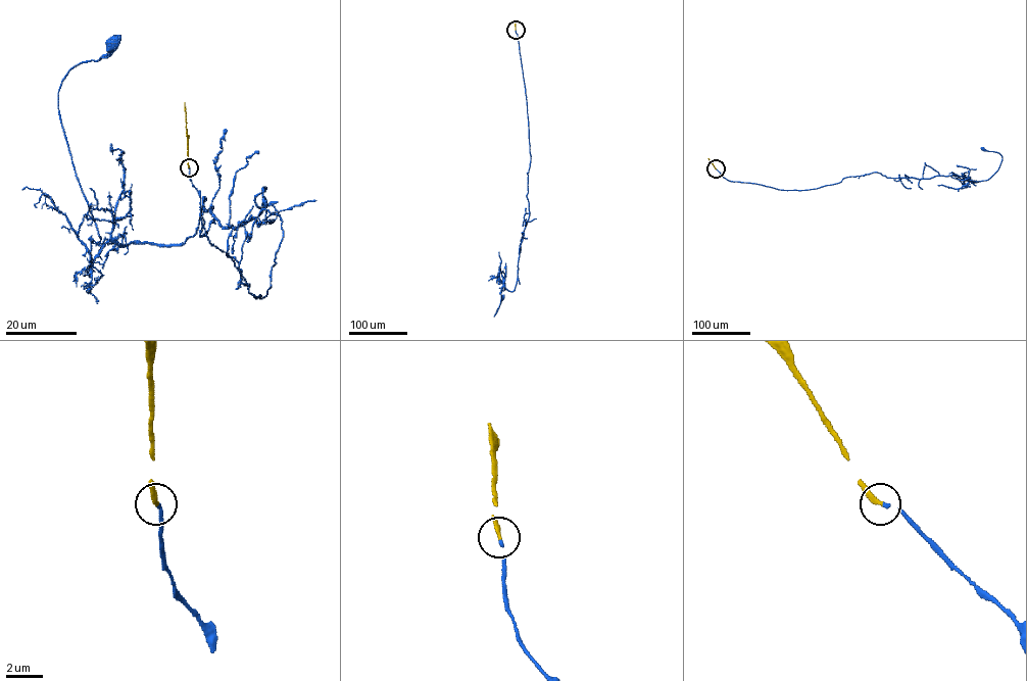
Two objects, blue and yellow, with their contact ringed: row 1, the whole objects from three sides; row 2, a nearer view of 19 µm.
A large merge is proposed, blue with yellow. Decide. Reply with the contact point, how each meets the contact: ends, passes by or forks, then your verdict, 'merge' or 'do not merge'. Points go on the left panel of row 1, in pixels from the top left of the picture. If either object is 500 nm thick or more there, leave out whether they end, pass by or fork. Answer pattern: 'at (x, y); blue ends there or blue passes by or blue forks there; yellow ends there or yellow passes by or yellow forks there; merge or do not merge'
at (189, 167); blue ends there; yellow ends there; merge

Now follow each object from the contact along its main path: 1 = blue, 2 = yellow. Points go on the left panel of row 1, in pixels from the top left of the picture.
1: (189, 167), (263, 298), (264, 187), (270, 223), (204, 197), (184, 243), (99, 242), (58, 90), (112, 45)
2: (189, 167), (184, 102)

